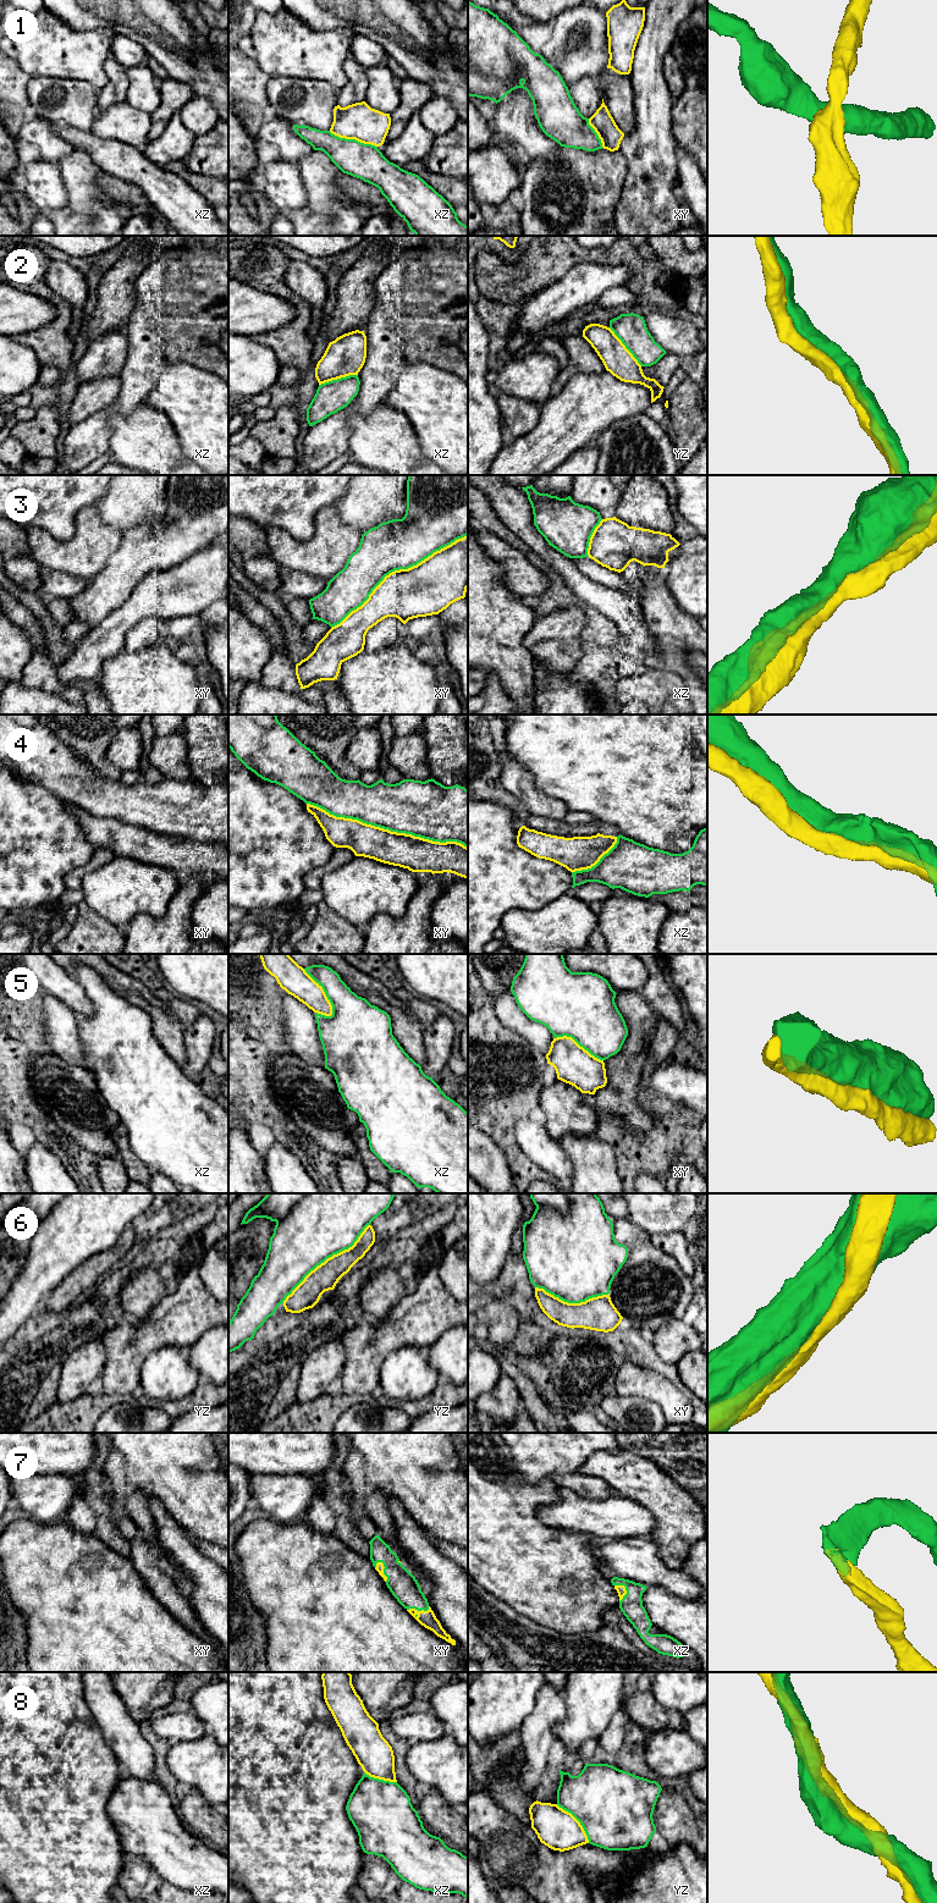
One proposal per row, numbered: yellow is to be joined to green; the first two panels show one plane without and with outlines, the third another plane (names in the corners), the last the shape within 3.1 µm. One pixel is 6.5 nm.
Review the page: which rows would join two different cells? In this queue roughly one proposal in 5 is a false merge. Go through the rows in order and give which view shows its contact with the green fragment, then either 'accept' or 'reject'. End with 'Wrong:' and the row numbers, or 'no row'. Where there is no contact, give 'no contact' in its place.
1: meets green in xz; reject
2: meets green in xz; accept
3: meets green in xy; accept
4: meets green in xy; accept
5: meets green in xz; accept
6: meets green in yz; reject
7: meets green in xy; accept
8: meets green in yz; accept
Wrong: 1, 6

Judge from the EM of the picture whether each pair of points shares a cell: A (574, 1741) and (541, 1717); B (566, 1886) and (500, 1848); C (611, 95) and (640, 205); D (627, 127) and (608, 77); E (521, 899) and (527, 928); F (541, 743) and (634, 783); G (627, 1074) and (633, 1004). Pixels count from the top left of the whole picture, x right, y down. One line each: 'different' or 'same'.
A: same
B: same
C: different
D: same
E: different
F: same
G: same

